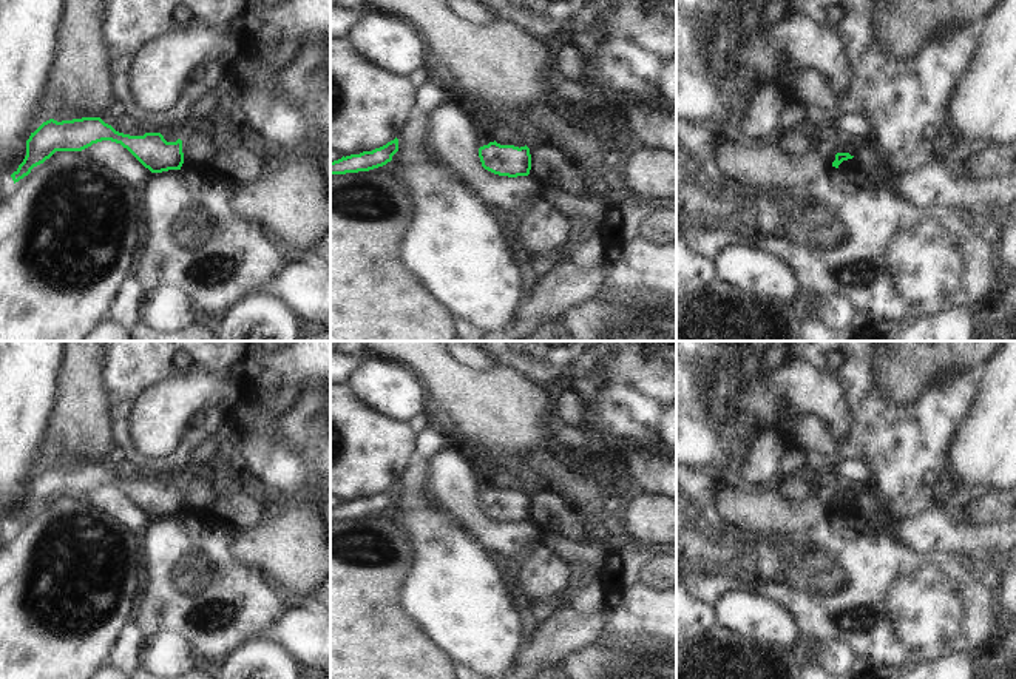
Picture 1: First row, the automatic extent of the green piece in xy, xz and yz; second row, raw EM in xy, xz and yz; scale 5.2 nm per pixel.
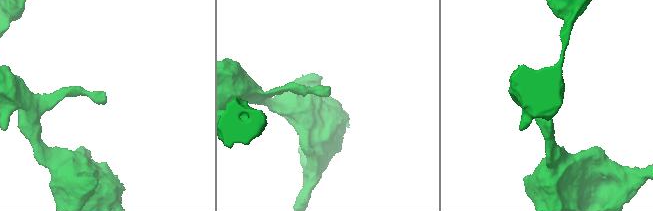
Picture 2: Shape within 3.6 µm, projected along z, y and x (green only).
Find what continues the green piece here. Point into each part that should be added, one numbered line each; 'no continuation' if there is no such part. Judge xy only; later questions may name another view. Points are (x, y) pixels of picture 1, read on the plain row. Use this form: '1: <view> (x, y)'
no continuation

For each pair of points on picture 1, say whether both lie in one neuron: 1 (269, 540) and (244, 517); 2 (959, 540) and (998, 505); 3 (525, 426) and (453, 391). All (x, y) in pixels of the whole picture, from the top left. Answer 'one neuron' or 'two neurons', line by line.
1: two neurons
2: two neurons
3: one neuron

